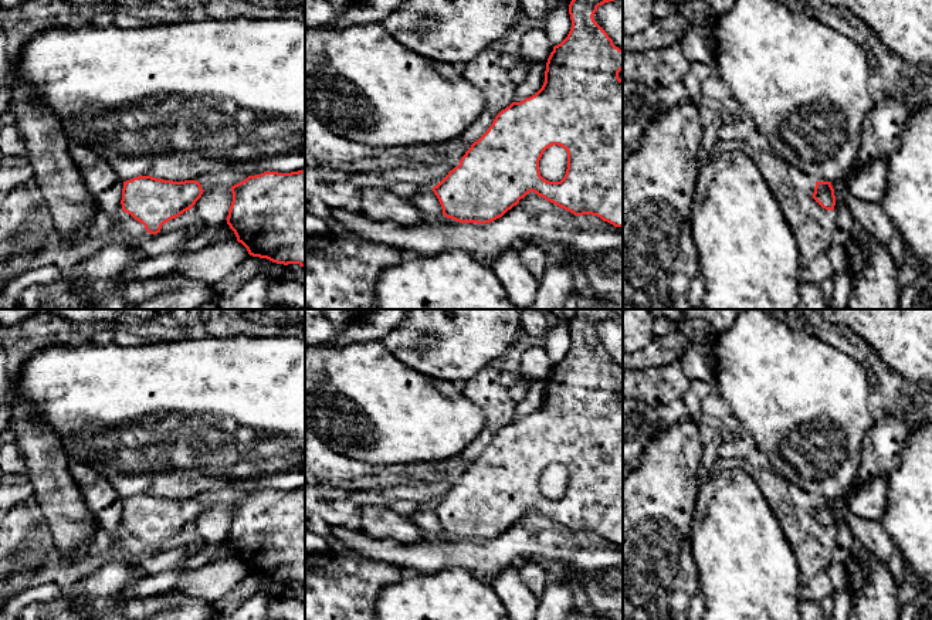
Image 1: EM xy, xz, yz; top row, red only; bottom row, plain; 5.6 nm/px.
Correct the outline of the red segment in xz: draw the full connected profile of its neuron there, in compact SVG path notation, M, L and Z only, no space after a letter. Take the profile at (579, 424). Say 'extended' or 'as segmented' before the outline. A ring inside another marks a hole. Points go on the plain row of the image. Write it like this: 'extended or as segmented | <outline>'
as segmented | M576 309L569 322L572 346L567 355L553 365L542 406L502 427L488 448L465 470L460 482L433 505L443 533L460 541L491 541L533 509L575 533L592 532L614 545L623 545L623 397L618 396L623 367L613 362L593 335L599 323L621 316L623 309ZM553 463L567 470L567 487L560 499L549 499L539 489L543 470Z

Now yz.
as segmented | M816 499L813 516L826 528L834 528L836 514L830 499Z

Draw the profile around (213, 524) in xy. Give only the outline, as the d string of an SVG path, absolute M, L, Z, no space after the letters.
M217 502L210 508L203 509L201 515L193 524L193 528L207 543L218 546L228 533L231 519L231 505Z

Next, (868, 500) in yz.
M887 477L857 482L847 498L848 512L862 519L881 521L887 509L887 488Z

